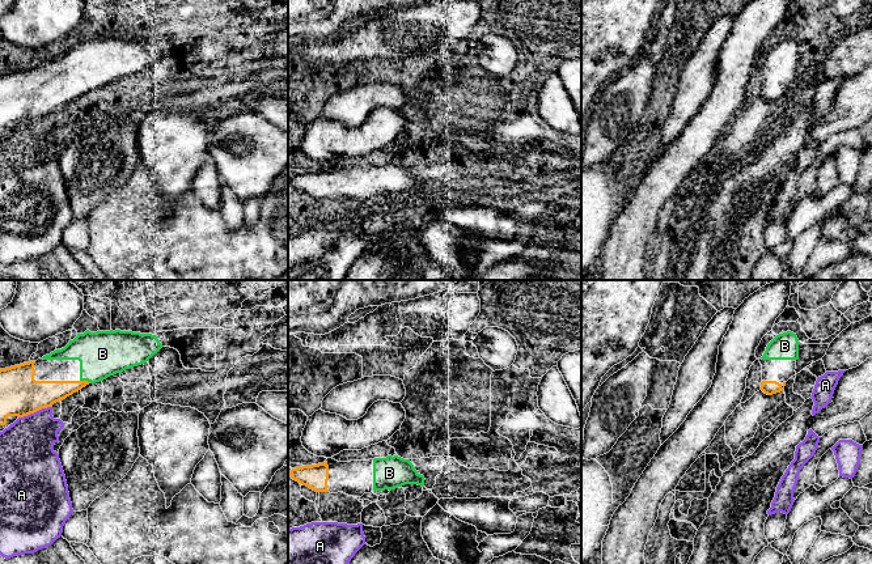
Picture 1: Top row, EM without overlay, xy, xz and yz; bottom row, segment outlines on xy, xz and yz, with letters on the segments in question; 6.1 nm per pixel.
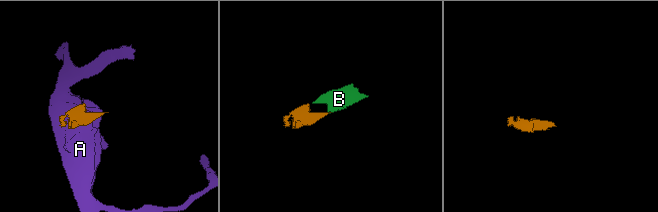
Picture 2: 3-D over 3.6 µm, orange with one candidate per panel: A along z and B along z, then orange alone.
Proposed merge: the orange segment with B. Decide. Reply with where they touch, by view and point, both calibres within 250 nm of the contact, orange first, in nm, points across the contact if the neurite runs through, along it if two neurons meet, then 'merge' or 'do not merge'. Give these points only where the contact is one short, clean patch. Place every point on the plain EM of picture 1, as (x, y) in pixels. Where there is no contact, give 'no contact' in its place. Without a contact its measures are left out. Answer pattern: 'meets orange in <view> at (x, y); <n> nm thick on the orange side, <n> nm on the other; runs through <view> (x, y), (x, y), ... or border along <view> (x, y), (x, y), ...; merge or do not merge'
meets orange in xy at (85, 88); 150 nm thick on the orange side, 280 nm on the other; runs through xy (47, 100), (85, 88), (102, 60); merge

